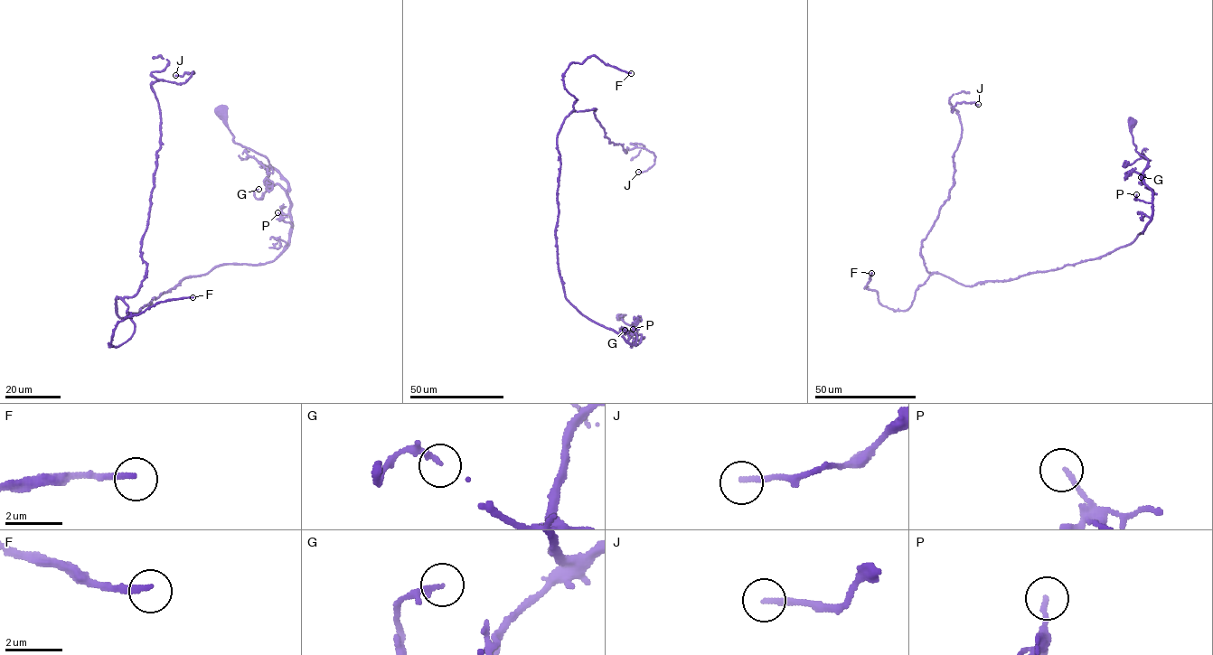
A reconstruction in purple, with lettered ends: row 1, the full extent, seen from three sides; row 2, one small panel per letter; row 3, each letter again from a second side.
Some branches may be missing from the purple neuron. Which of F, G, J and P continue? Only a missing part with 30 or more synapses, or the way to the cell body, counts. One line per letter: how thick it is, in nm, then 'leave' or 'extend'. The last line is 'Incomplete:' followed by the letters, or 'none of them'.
F: 220 nm thick; extend
G: 160 nm thick; leave
J: 180 nm thick; leave
P: 140 nm thick; leave
Incomplete: F

